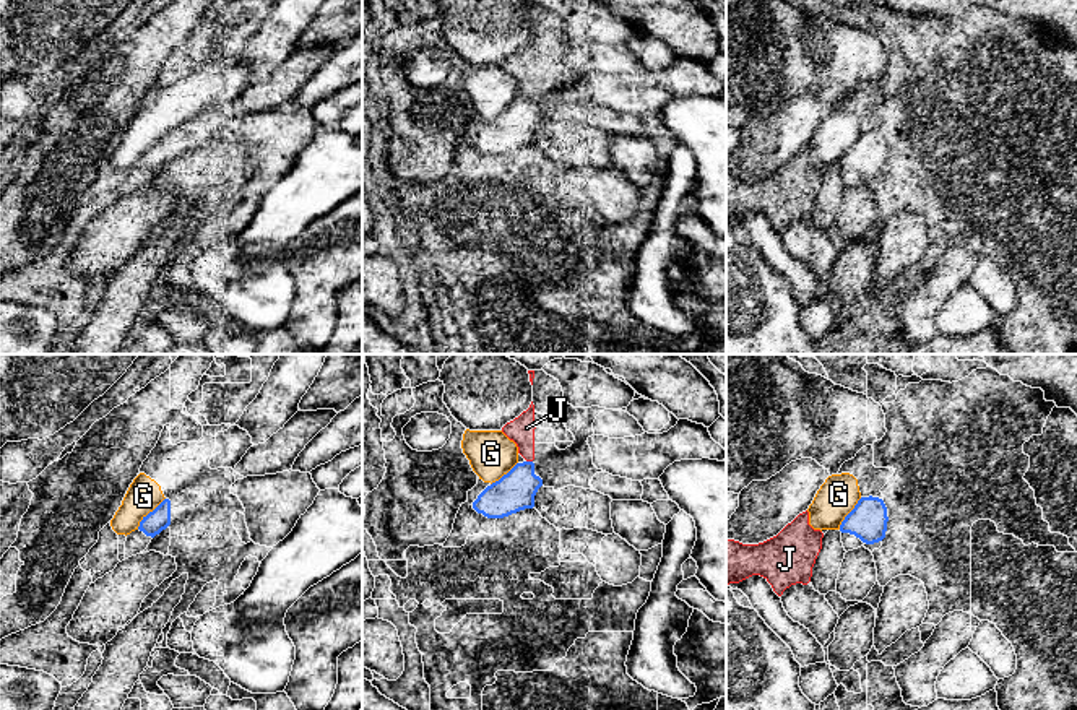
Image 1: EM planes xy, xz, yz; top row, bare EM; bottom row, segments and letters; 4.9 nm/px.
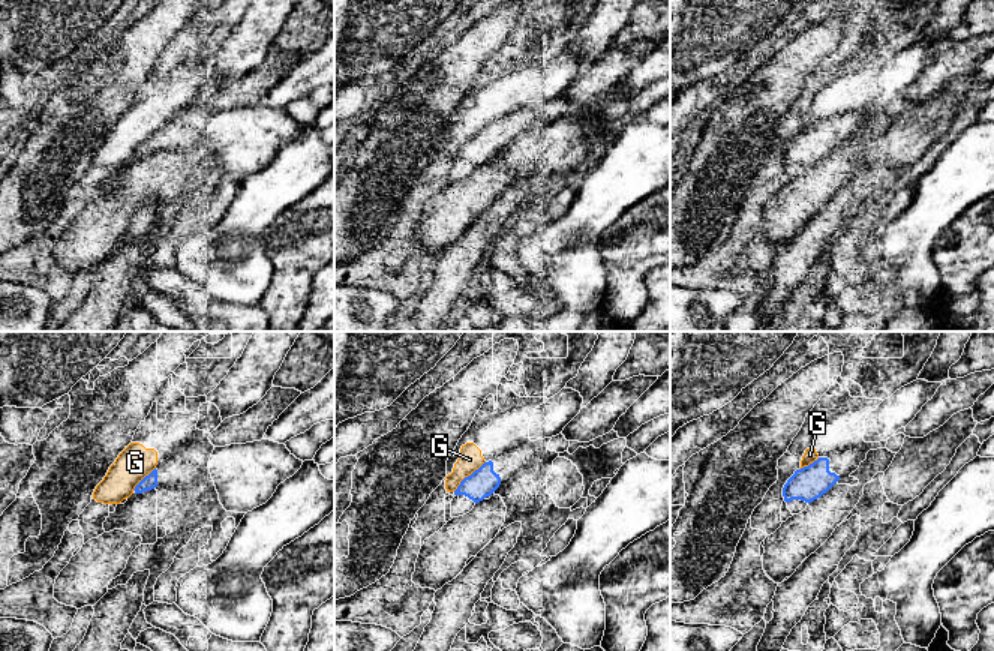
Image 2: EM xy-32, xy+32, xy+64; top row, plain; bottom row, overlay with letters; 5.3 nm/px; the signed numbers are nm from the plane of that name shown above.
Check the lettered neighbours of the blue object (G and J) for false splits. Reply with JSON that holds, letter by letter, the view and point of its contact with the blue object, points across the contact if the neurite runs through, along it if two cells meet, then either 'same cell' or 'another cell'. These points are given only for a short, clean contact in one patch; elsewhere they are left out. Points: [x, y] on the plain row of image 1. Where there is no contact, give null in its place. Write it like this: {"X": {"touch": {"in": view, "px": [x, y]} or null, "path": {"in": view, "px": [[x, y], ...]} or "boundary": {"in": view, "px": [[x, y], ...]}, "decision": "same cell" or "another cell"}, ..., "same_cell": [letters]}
{"G": {"touch": {"in": "xy", "px": [148, 150]}, "boundary": {"in": "xy", "px": [[164, 134], [137, 164]]}, "decision": "another cell"}, "J": {"touch": {"in": "xz", "px": [530, 98]}, "boundary": {"in": "xz", "px": [[527, 96], [532, 98]]}, "decision": "another cell"}, "same_cell": []}

